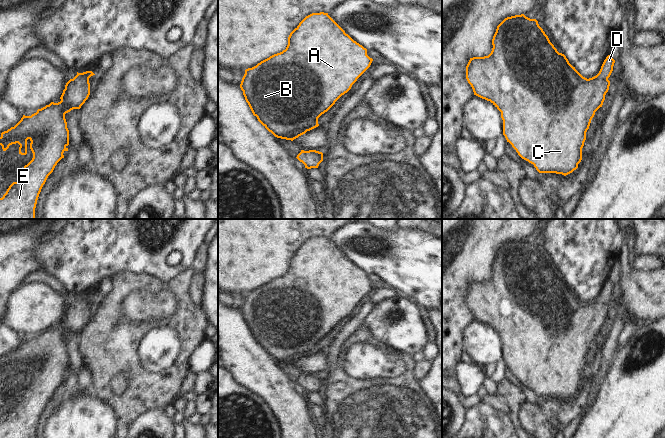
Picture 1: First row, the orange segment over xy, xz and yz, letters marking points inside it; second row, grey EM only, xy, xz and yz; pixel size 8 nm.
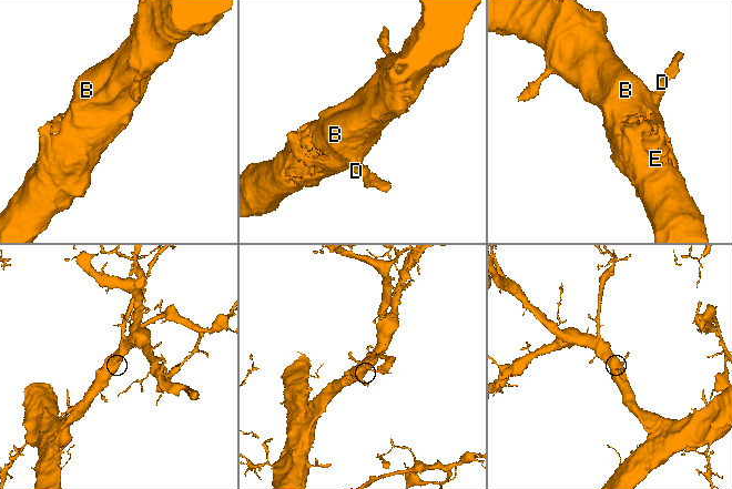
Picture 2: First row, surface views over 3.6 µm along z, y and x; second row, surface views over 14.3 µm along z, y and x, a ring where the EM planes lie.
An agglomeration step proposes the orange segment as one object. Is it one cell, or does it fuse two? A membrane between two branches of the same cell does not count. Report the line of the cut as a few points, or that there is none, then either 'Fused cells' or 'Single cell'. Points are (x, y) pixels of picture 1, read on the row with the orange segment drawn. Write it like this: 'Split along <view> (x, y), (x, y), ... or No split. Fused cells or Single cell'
No split. Single cell.

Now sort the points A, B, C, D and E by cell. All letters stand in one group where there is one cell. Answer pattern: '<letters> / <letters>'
A B C D E

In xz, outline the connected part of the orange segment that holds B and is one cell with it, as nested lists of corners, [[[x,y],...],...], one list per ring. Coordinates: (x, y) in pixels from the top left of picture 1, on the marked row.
[[[312,13],[290,33],[285,50],[245,70],[240,88],[258,121],[275,137],[293,141],[319,126],[318,118],[351,89],[372,61],[367,49],[346,34],[328,13]]]

